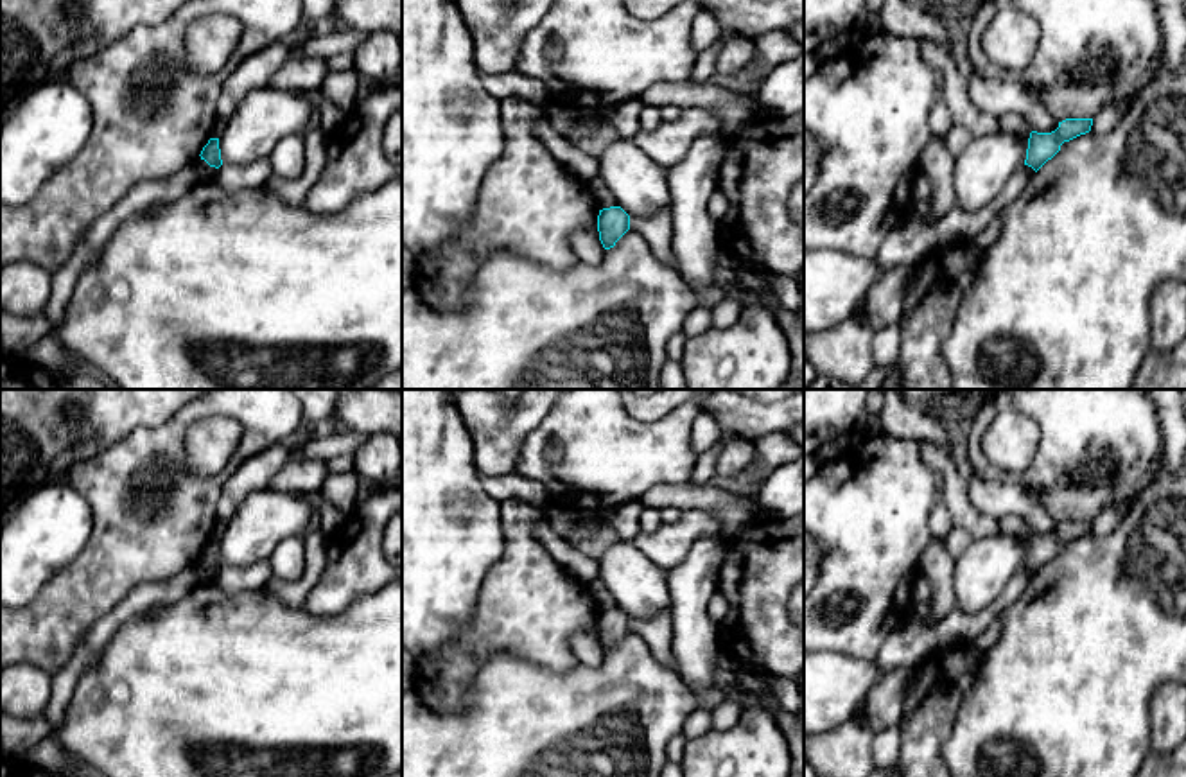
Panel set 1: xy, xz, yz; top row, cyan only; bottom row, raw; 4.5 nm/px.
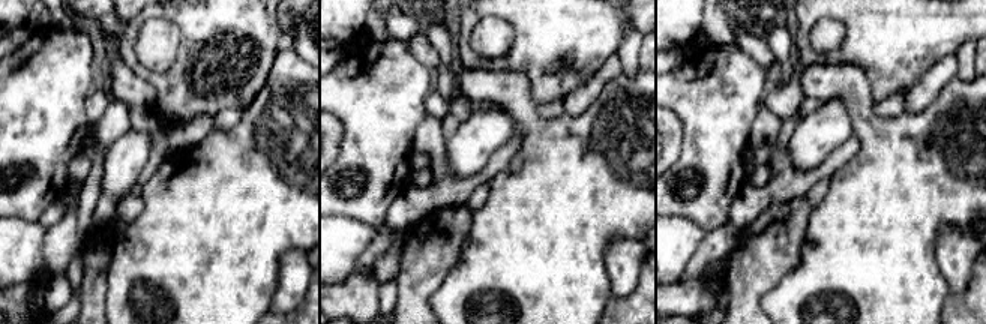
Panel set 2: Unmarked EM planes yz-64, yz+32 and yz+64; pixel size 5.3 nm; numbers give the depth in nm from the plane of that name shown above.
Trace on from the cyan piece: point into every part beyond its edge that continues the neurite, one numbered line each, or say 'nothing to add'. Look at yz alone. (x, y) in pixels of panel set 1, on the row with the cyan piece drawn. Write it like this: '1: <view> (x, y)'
nothing to add

